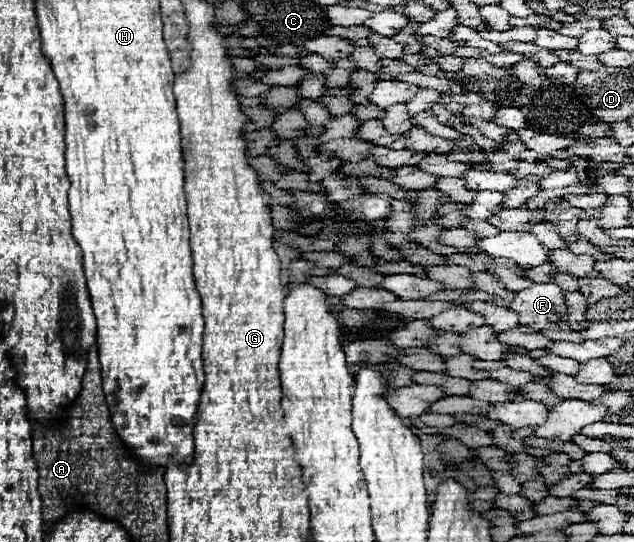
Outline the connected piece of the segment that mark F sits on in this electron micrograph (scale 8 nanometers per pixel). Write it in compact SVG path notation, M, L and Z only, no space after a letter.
M532 284L518 292L510 304L520 314L520 324L528 324L534 330L546 330L556 324L564 324L568 318L566 292L554 284Z

